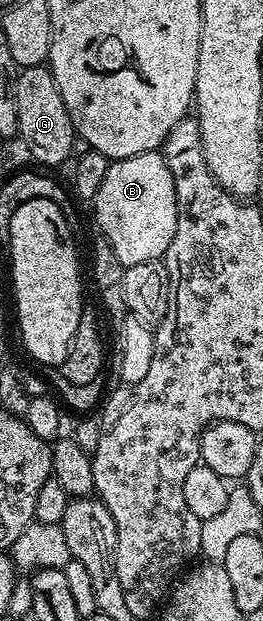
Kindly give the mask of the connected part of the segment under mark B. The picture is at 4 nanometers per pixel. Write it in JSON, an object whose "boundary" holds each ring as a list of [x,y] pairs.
{"boundary":[[[162,152],[111,161],[93,208],[98,232],[112,245],[113,254],[124,267],[166,258],[173,231],[177,231],[177,191]]]}

